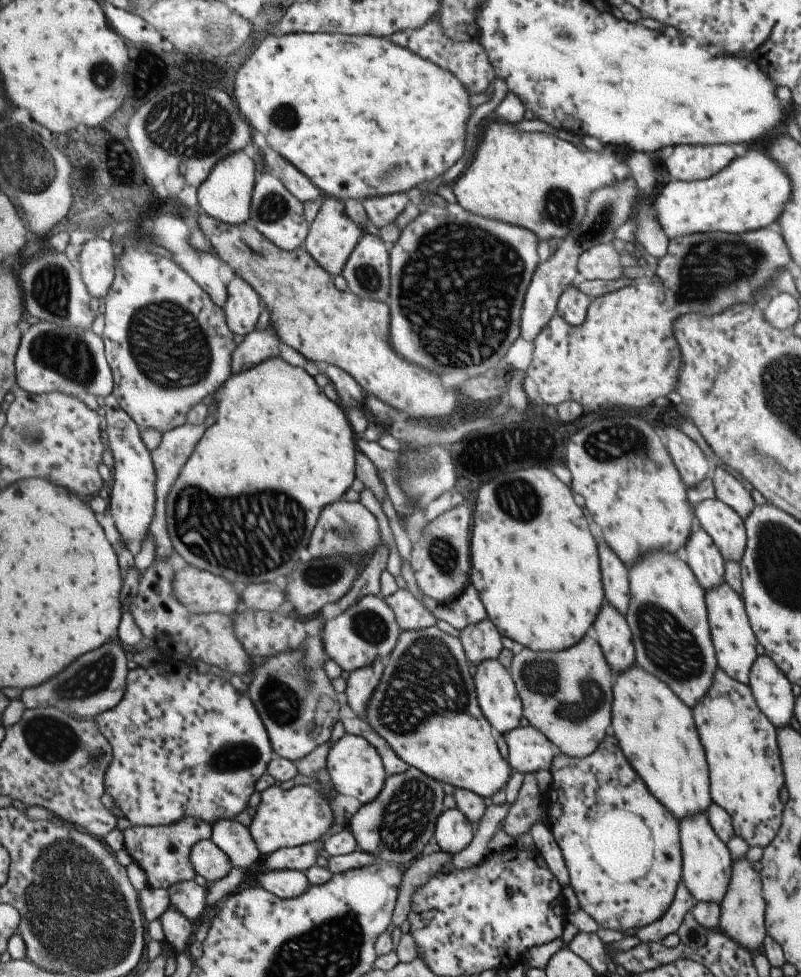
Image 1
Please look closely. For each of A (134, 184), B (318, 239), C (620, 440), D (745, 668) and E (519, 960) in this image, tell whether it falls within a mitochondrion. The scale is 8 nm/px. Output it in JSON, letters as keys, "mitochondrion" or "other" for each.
{"A":"other","B":"other","C":"mitochondrion","D":"other","E":"other"}

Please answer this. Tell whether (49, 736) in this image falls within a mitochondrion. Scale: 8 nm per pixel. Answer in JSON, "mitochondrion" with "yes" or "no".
{"mitochondrion":"yes"}

